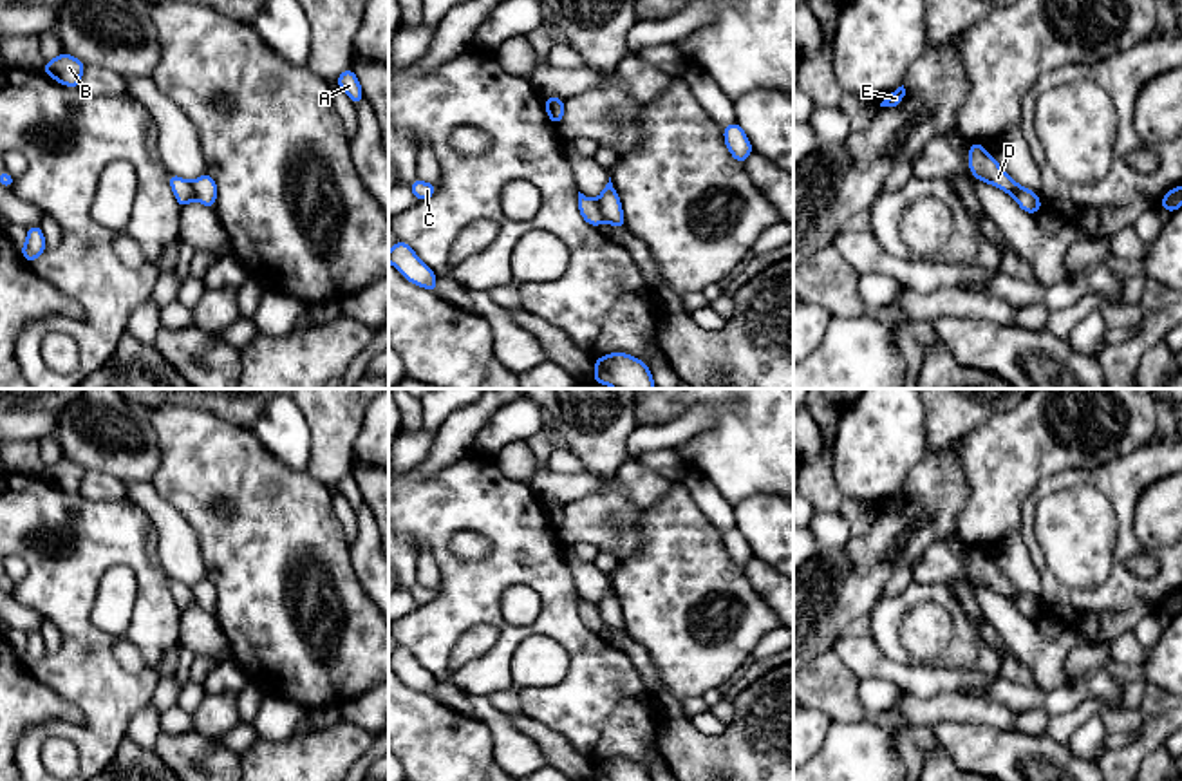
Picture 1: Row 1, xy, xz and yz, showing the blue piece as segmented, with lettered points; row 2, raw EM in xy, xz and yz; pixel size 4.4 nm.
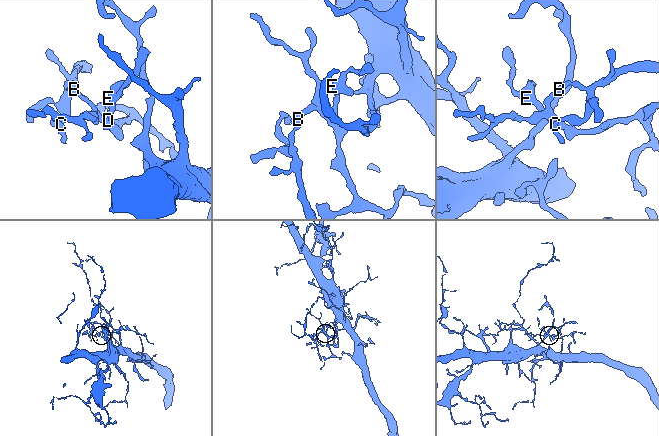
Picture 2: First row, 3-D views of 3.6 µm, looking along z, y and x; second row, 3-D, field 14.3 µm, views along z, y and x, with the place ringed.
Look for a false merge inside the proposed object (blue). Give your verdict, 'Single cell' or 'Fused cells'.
Fused cells

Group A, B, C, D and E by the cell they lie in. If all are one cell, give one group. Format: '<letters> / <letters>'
A D E / B C

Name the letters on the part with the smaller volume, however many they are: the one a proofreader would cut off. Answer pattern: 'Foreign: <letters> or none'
Foreign: B, C

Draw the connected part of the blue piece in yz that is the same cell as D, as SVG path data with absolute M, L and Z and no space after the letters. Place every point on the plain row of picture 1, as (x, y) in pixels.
M980 548L969 551L969 577L1010 600L1019 595L1019 589L998 569L998 566Z

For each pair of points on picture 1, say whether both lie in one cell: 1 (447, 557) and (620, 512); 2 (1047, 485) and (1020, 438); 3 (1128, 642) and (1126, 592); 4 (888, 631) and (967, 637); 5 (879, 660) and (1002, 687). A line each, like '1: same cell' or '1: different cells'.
1: different cells
2: different cells
3: different cells
4: same cell
5: different cells

